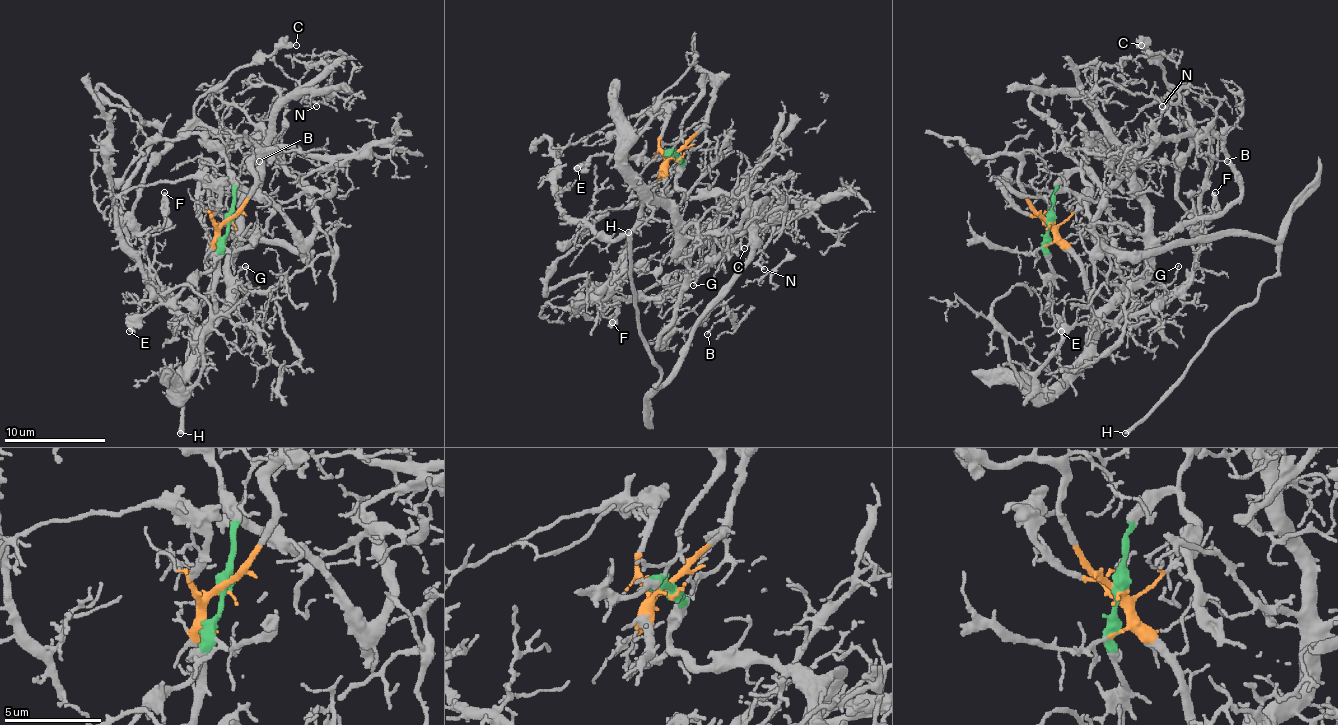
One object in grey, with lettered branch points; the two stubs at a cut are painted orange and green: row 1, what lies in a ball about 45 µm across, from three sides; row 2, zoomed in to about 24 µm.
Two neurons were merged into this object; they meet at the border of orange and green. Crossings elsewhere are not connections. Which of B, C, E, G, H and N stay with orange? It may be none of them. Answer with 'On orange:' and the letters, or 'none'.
On orange: B, G, N

